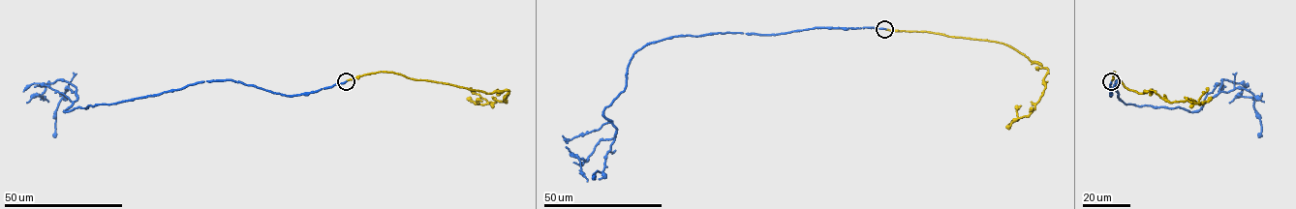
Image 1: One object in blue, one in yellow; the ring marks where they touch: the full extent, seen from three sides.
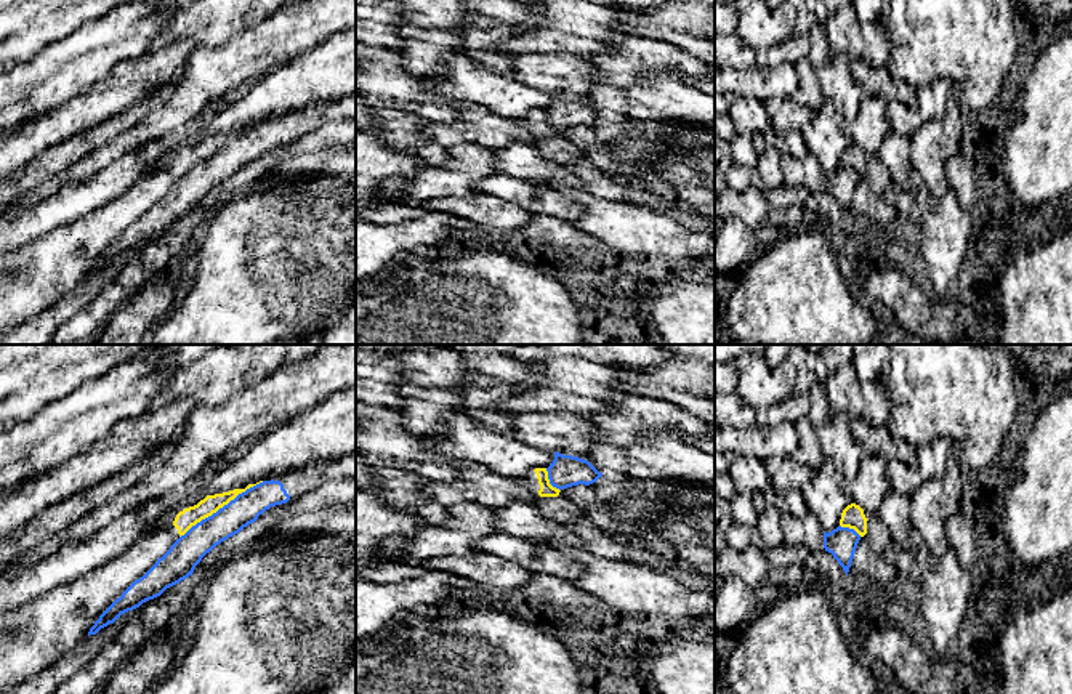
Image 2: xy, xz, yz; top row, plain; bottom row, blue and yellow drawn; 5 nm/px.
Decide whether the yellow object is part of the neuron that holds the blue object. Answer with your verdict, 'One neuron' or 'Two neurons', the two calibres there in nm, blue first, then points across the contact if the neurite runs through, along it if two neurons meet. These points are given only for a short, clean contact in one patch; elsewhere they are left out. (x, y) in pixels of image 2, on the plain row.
Two neurons. Thickness 160 nm (blue) against 100 nm

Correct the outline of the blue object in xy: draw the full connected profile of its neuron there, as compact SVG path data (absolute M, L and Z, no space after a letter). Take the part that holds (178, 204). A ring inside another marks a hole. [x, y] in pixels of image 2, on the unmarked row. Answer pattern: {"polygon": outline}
{"polygon": "M356 93L316 101L298 112L263 122L239 135L228 146L181 176L143 218L135 221L99 256L90 269L88 277L96 276L101 269L114 264L122 255L160 237L167 229L192 216L195 207L207 194L255 163L271 147L287 144L327 123L349 120L353 117L356 117Z"}

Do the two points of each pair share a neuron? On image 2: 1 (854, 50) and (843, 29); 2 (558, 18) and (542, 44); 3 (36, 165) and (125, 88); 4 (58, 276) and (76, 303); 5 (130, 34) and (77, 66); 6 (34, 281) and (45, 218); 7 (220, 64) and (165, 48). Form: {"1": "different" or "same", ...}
{"1": "same", "2": "same", "3": "different", "4": "different", "5": "same", "6": "different", "7": "different"}

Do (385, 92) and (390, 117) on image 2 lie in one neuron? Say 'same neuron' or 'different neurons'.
different neurons

